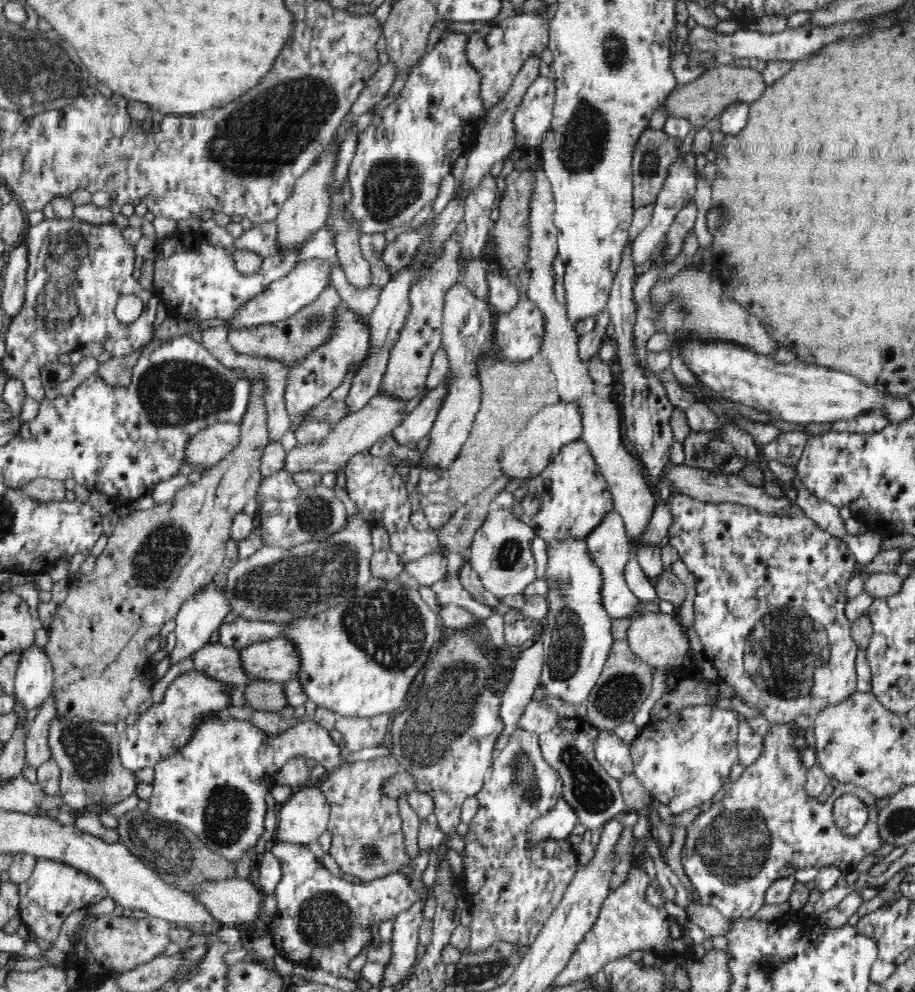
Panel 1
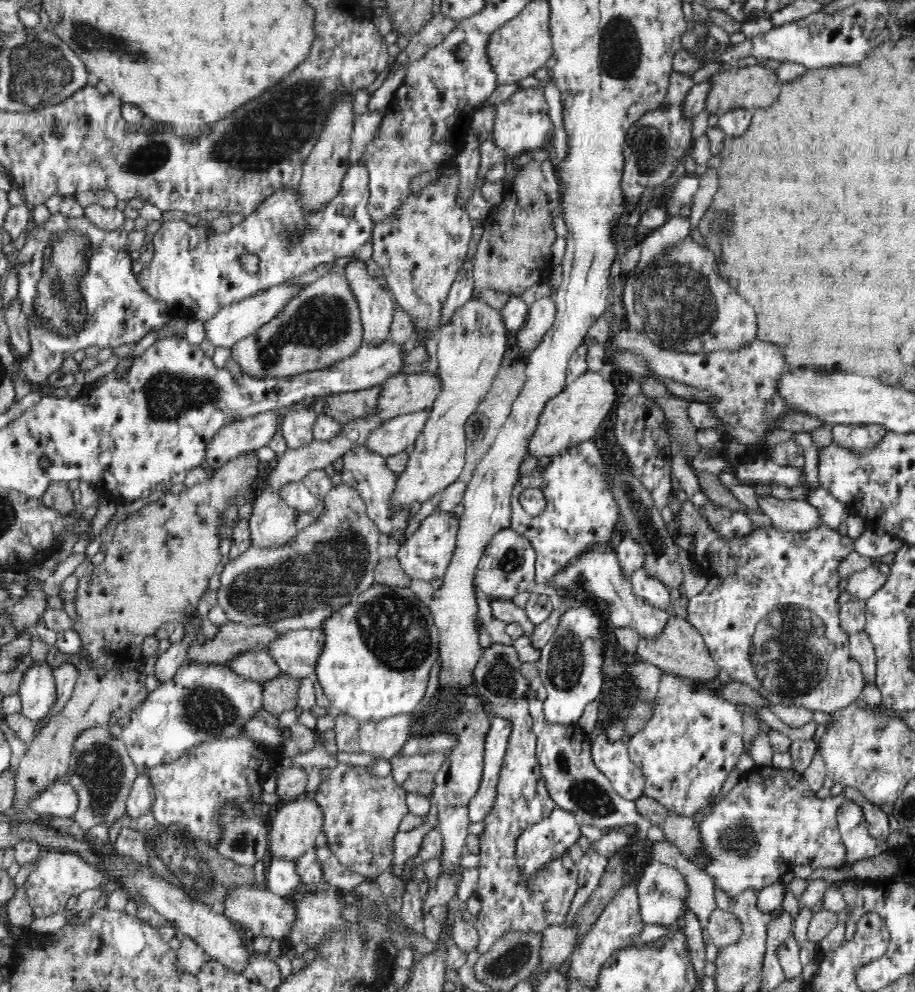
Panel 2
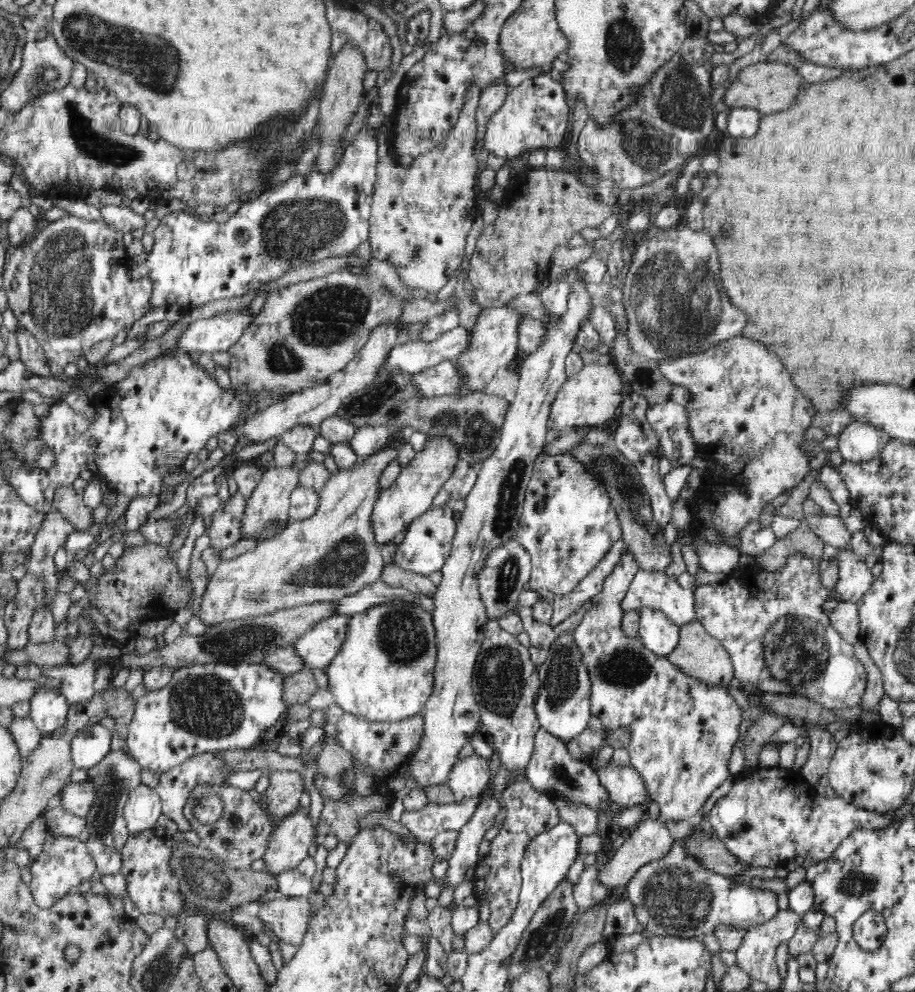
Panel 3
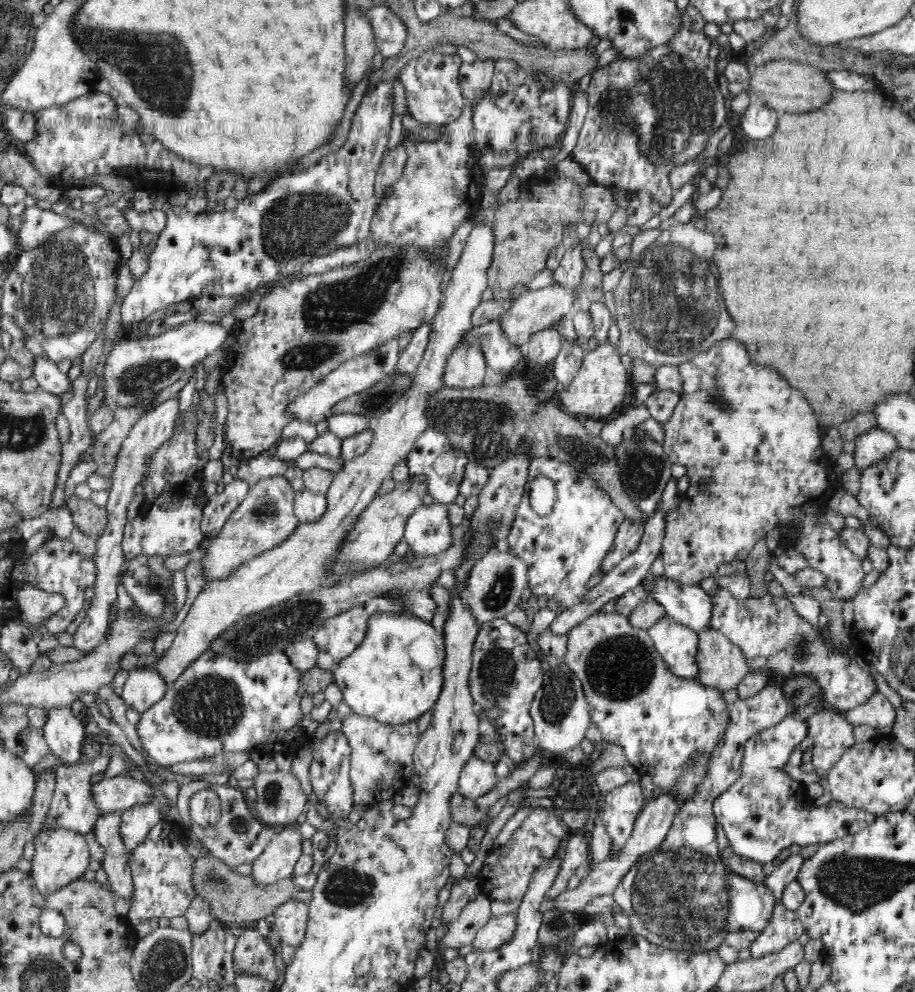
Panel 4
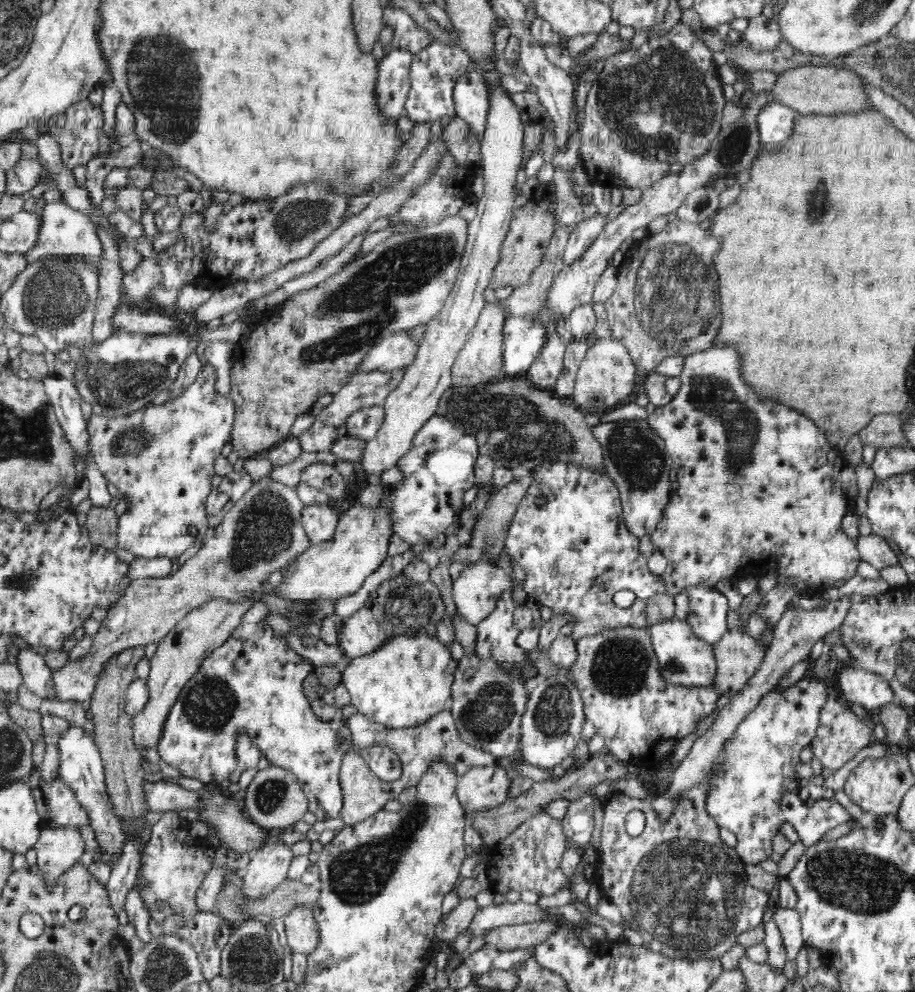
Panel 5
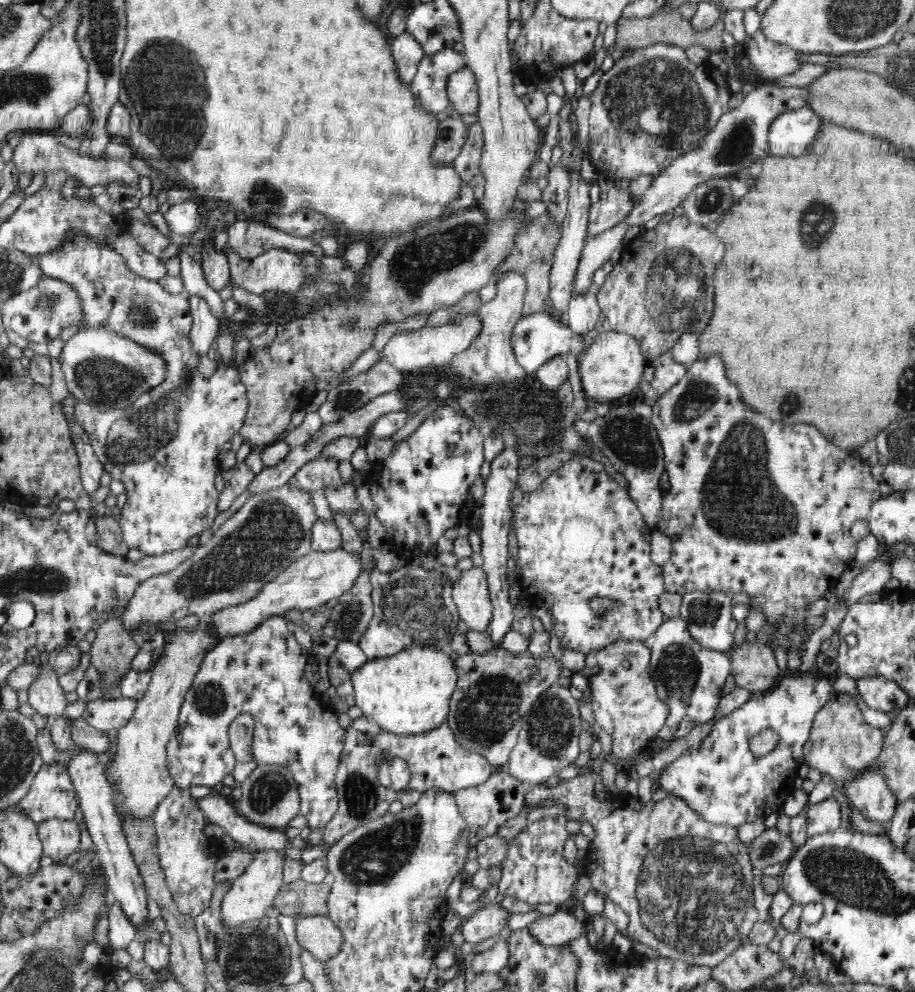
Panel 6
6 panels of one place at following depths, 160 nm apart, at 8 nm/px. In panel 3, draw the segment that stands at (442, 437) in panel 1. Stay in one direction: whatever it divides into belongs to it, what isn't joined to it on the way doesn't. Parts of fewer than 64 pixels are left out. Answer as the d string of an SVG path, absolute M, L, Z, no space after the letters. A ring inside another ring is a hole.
M506 305L505 307L486 307L484 312L482 312L482 316L480 316L480 320L478 320L478 324L474 326L474 328L470 328L472 331L472 342L470 348L468 348L468 352L464 352L464 354L460 354L458 356L458 361L460 361L460 365L462 365L462 371L464 371L464 377L466 377L466 383L468 383L468 390L466 392L462 393L467 393L468 391L480 391L484 388L484 385L498 372L500 368L506 368L516 358L516 354L518 354L518 349L520 346L520 341L519 341L519 334L520 334L520 322L523 321L523 318L525 315L523 311L518 309L516 305ZM432 439L429 446L420 452L410 462L410 466L406 469L402 469L402 472L398 475L398 479L388 489L382 490L378 500L376 500L375 506L372 509L370 522L373 532L373 541L378 546L388 546L398 534L402 534L404 530L407 530L409 524L419 516L427 513L432 506L433 500L438 492L443 488L444 484L450 479L450 475L454 472L454 466L458 462L458 451L452 443L448 442L448 439Z

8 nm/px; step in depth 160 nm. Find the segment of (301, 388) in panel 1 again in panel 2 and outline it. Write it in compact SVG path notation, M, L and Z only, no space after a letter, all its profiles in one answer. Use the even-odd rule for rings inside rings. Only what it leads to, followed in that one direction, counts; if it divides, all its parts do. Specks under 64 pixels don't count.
M307 401L285 407L286 419L281 425L281 434L289 449L300 449L315 441L313 427L317 416L307 406Z

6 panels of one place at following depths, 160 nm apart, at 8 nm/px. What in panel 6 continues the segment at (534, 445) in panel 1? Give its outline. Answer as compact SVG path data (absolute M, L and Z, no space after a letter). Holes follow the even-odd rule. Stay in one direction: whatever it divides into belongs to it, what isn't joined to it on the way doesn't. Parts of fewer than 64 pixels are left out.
M610 329L592 340L590 347L578 358L578 370L582 377L582 389L586 396L598 403L610 402L630 394L640 384L648 360L644 358L641 344L626 332Z

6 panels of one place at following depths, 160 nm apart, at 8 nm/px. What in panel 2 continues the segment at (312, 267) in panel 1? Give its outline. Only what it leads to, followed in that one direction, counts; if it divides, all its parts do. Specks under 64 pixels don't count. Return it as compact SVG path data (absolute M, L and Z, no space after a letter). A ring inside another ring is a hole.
M283 283L271 289L264 290L246 298L243 301L233 302L231 305L221 308L213 317L203 322L205 337L216 349L231 349L236 342L248 338L254 334L260 326L272 320L284 303L299 291L298 287Z

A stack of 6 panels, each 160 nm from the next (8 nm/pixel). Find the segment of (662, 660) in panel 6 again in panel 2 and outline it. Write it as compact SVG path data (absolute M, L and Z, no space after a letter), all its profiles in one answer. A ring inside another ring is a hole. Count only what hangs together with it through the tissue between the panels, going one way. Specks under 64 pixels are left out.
M611 545L596 546L594 550L586 554L582 559L574 562L563 573L556 575L554 580L550 582L550 586L554 588L573 588L578 577L582 577L588 588L596 597L608 601L611 606L611 626L612 628L629 626L636 630L641 638L648 640L656 640L660 638L664 632L664 628L668 624L669 616L663 610L656 609L645 601L638 599L632 592L631 581L626 580L618 561L616 561L616 552Z

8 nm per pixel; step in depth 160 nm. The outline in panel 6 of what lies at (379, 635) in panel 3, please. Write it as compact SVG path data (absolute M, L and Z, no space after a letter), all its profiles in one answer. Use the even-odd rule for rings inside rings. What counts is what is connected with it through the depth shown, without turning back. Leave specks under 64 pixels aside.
M412 646L411 649L406 649L403 653L394 654L394 656L391 657L372 661L369 660L366 664L358 668L358 670L352 672L351 681L354 687L356 705L363 712L364 717L376 721L380 727L388 732L403 736L416 736L416 734L430 732L430 730L434 730L435 728L438 728L438 726L442 726L444 722L447 722L448 714L451 710L451 699L456 690L457 678L458 675L455 667L455 660L450 657L449 651L436 650L432 647Z

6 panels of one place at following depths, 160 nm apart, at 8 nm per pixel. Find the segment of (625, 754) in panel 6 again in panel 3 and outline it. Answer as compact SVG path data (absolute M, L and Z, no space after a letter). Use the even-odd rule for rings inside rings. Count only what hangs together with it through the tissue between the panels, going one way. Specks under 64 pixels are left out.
M629 553L616 566L613 574L610 574L610 576L606 578L602 592L594 597L594 606L588 609L588 612L586 612L581 619L580 624L571 632L572 640L573 644L576 645L577 649L581 652L580 660L583 668L588 672L588 678L591 682L591 711L596 718L600 718L603 726L602 728L605 731L610 732L618 729L627 729L629 738L627 749L631 765L640 773L651 798L658 803L660 817L664 820L675 820L676 822L680 820L690 820L702 810L702 806L704 806L704 803L712 792L730 776L727 762L728 758L731 757L730 753L732 752L733 744L736 742L739 735L741 709L732 696L728 694L726 687L710 686L708 683L702 682L699 678L687 675L684 671L681 671L678 666L674 665L672 661L668 660L667 657L654 654L654 652L644 645L644 641L640 639L640 636L632 637L632 635L624 633L624 629L622 629L624 610L620 608L620 602L624 598L629 584L638 570L640 570L638 562L636 562L634 556Z

